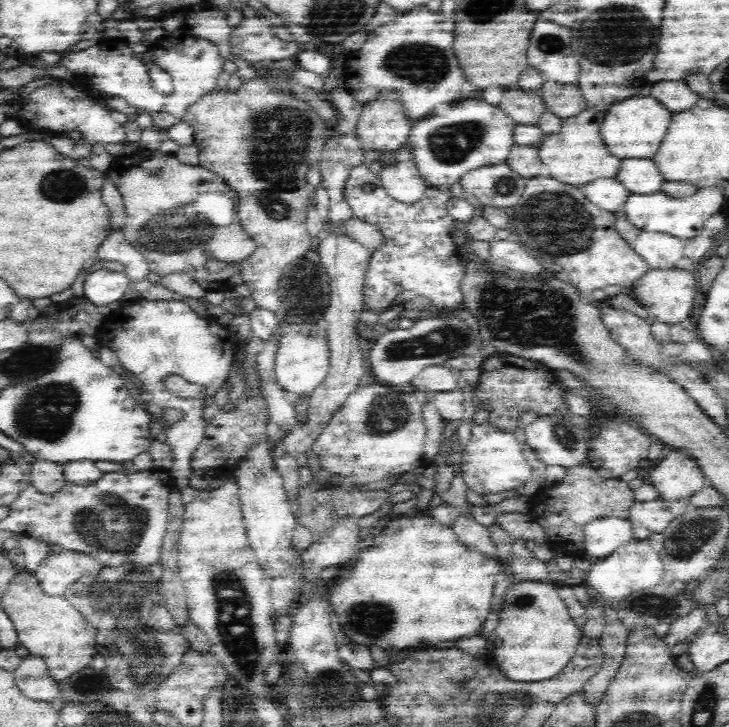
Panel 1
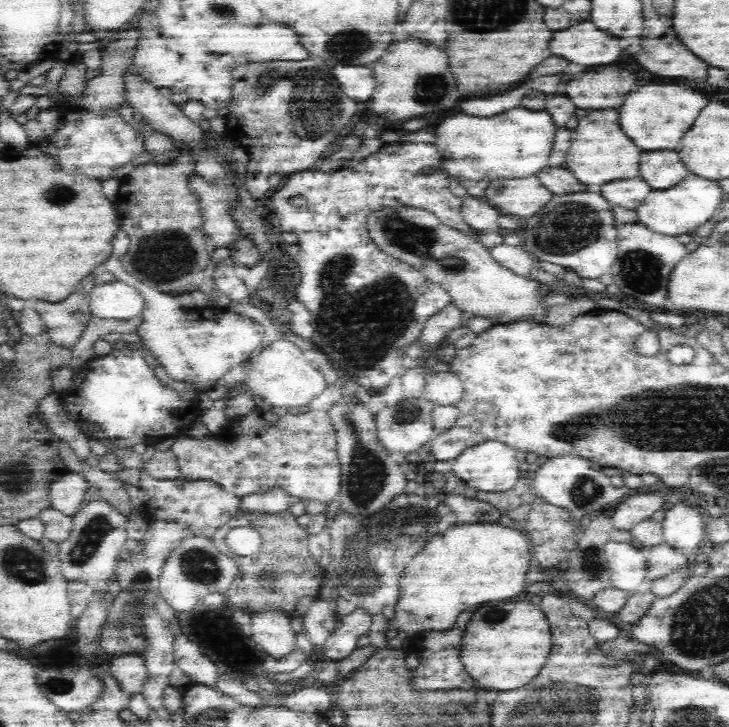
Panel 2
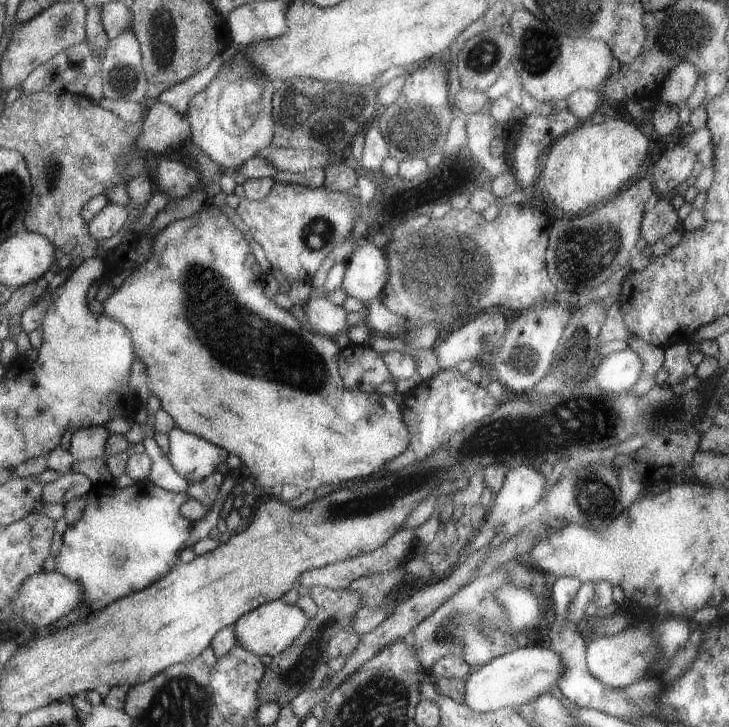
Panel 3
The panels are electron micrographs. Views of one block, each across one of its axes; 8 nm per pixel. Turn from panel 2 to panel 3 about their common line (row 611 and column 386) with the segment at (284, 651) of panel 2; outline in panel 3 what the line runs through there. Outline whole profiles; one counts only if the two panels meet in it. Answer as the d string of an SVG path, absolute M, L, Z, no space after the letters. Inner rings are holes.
M369 238L359 243L347 258L341 290L359 302L368 304L377 299L387 282L387 262L383 250L373 246Z

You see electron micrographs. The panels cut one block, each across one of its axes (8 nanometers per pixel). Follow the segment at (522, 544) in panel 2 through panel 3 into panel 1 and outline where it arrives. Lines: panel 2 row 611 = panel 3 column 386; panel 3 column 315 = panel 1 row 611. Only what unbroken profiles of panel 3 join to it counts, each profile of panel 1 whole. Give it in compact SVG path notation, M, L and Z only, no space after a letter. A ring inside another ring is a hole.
M429 515L395 517L388 525L388 528L384 528L380 532L380 536L376 535L376 537L373 538L372 544L369 545L368 550L364 550L363 552L364 554L360 556L356 564L354 574L352 574L346 582L332 586L332 588L328 590L328 599L330 599L332 606L334 606L333 611L336 612L336 616L338 616L337 621L342 624L344 632L352 638L352 642L354 642L355 645L360 644L366 647L378 645L387 653L397 652L403 648L409 650L412 649L412 646L414 646L414 649L416 649L416 646L425 648L437 642L445 640L446 642L450 642L450 640L457 640L457 638L468 637L468 634L472 637L472 634L478 632L478 628L482 626L482 622L484 622L486 616L488 616L488 606L490 606L490 602L492 602L492 594L494 594L494 586L496 586L496 576L504 571L505 565L493 554L486 554L480 550L462 544L462 541L459 540L452 528L440 523L434 519L433 516ZM422 614L424 614L424 636L414 636L414 634L422 632L422 622L418 622L418 620L422 618Z

